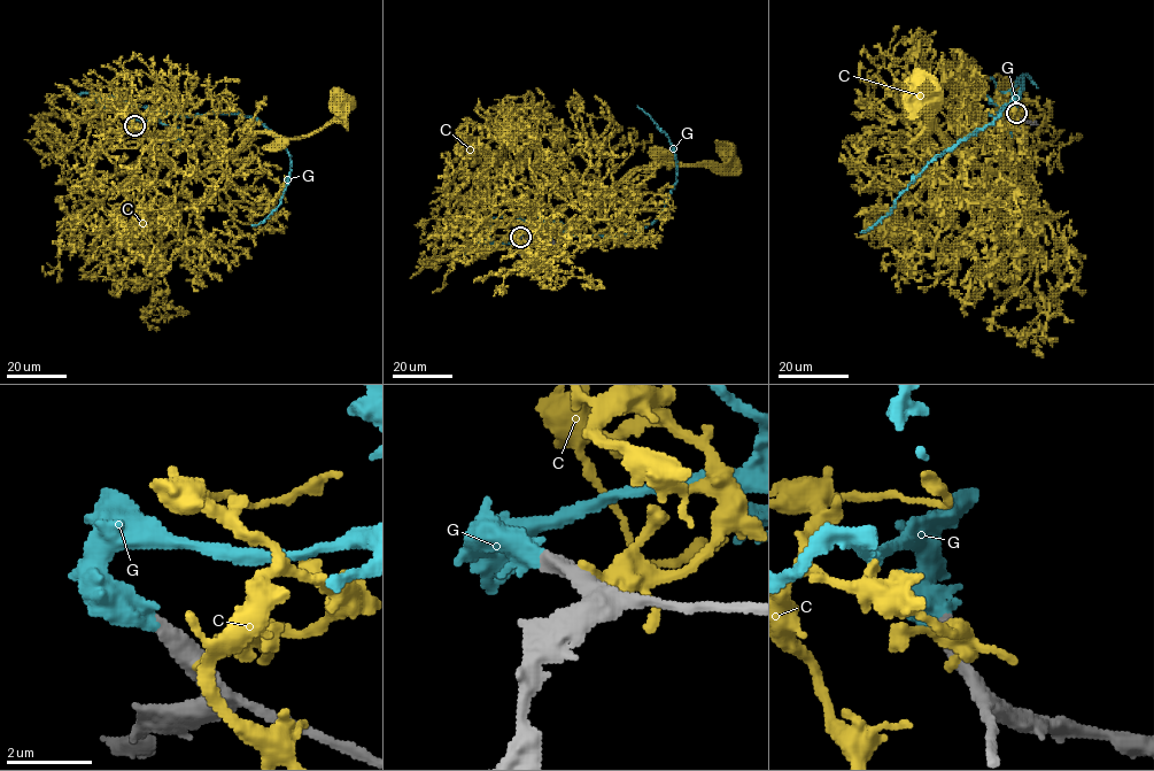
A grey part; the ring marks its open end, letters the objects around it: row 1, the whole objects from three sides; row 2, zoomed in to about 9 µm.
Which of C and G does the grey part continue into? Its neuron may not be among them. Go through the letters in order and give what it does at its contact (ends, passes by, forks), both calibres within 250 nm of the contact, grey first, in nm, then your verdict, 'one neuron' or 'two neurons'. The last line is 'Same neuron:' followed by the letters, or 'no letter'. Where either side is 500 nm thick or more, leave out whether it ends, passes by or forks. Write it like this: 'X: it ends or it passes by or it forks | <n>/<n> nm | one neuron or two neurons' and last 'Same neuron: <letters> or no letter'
C: it ends | 400/360 nm | two neurons
G: 420/550 nm | one neuron
Same neuron: G

